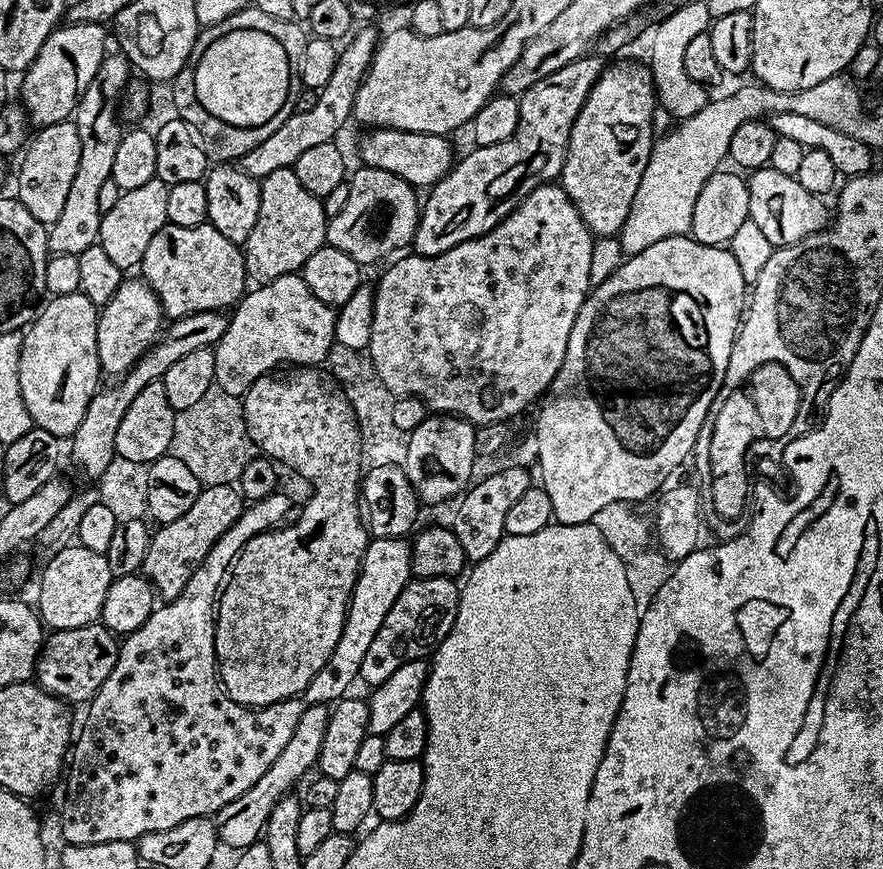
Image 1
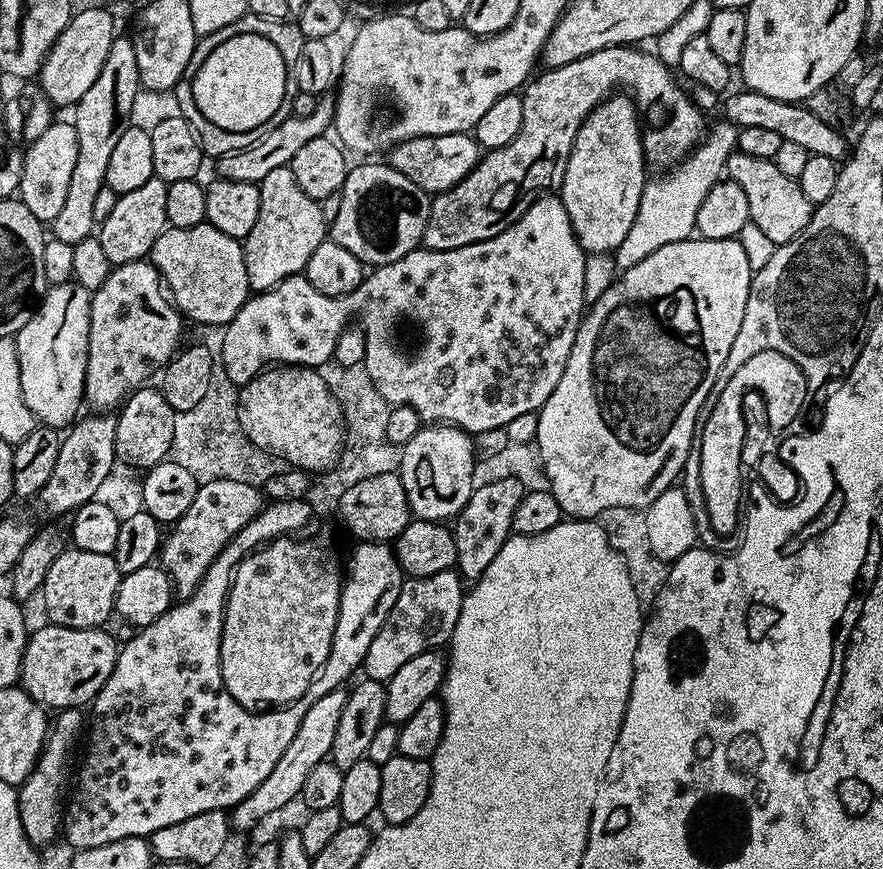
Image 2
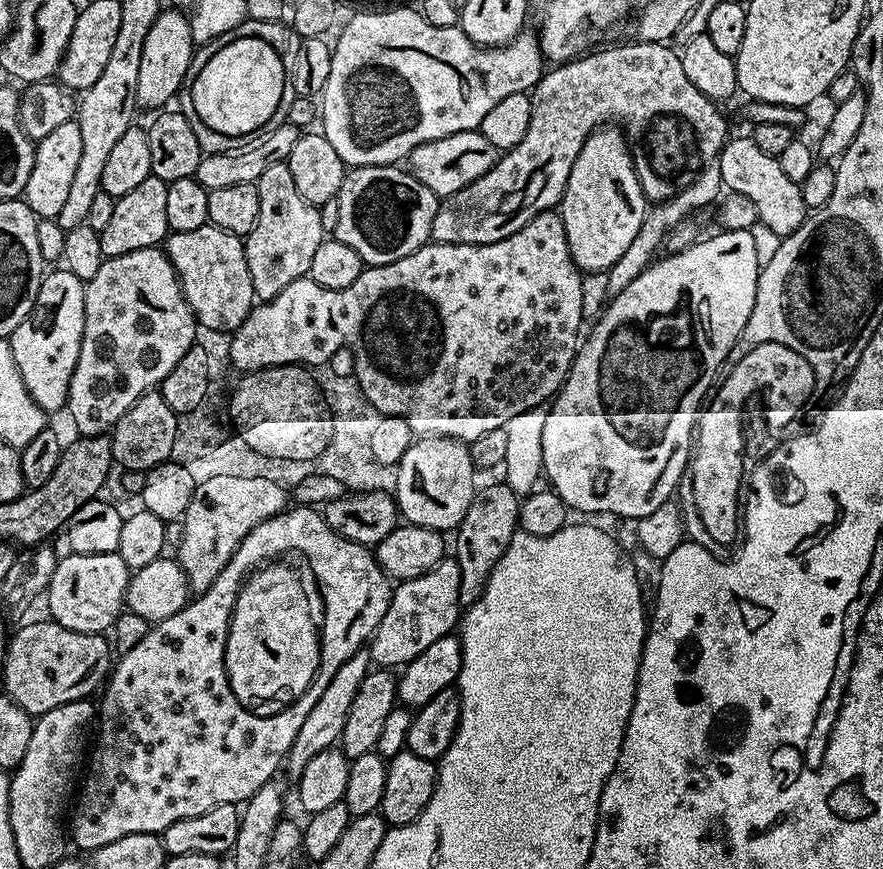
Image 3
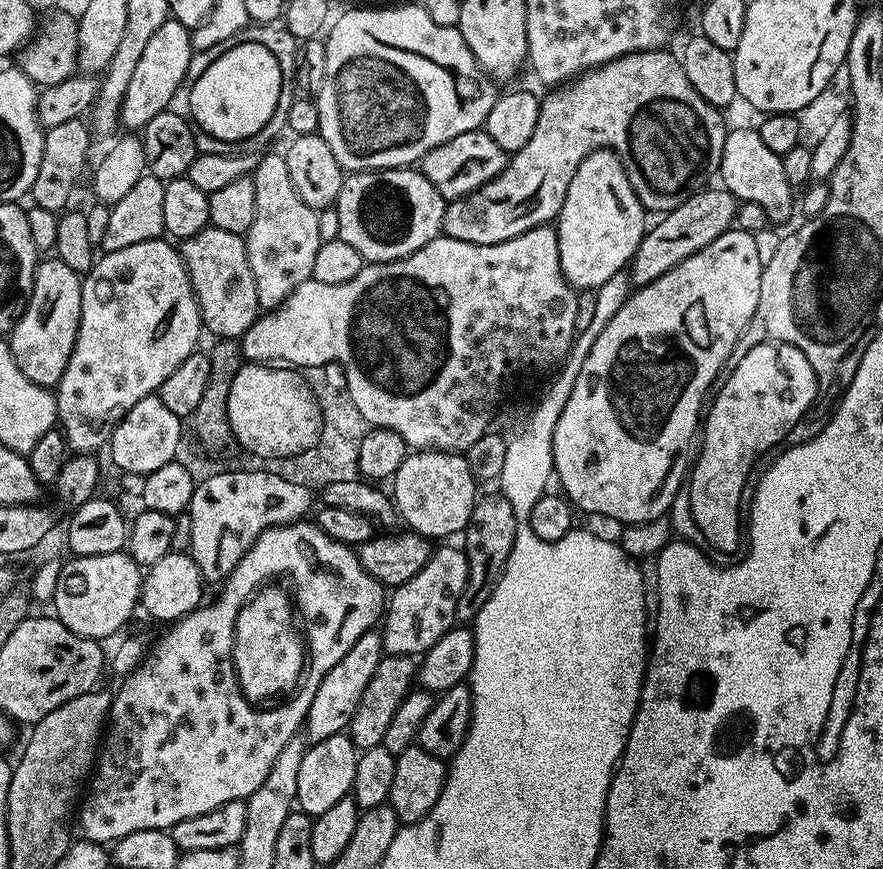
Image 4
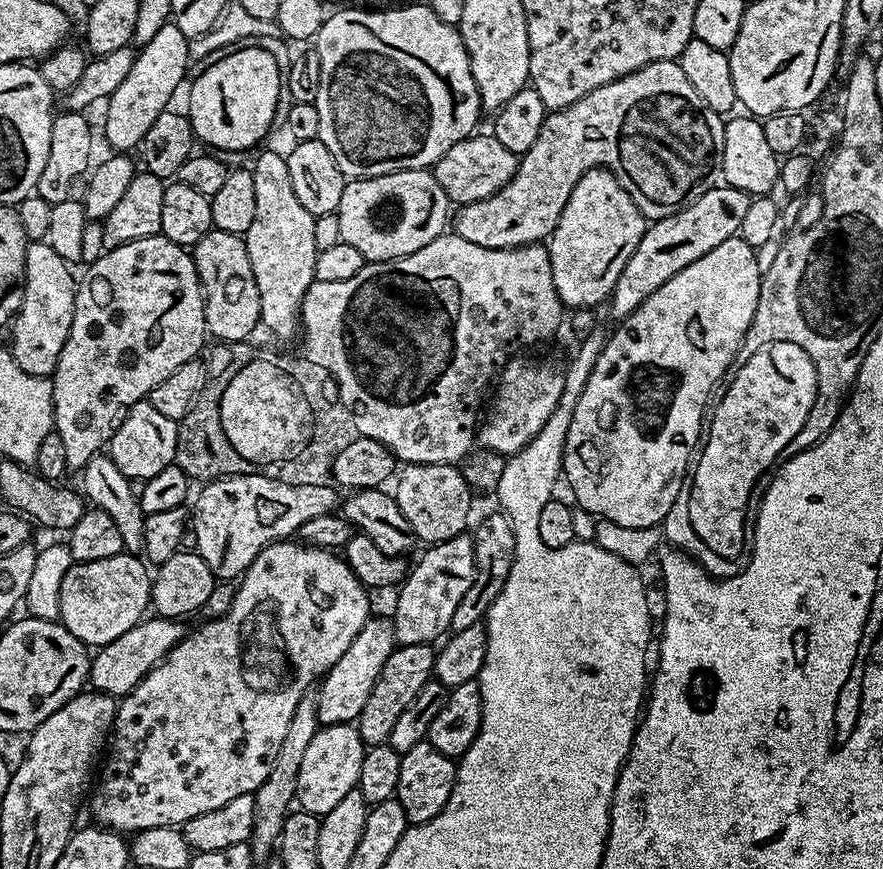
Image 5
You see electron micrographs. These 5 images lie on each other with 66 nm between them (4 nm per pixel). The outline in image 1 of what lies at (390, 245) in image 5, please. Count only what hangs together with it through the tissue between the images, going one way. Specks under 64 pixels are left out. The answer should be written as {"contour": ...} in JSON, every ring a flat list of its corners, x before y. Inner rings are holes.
{"contour":[[363,166,347,181,348,193,342,211,334,214,326,224,327,247,337,248,349,256,359,257,360,251,368,244,372,236,372,223,379,212,392,208,392,244,400,248,403,244,411,245,416,227,420,224,421,201,416,200,417,189,407,179,395,176,381,168]]}

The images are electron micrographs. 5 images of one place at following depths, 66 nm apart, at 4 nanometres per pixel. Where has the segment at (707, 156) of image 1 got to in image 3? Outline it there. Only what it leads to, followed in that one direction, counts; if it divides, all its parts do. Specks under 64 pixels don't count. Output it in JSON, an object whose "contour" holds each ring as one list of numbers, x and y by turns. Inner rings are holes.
{"contour":[[709,166,701,170,696,178,690,182,690,186,686,186,678,195,673,196,670,200,657,203,656,208,645,215,642,226,635,235,634,240,630,242,630,246,626,249,626,254,622,254,622,258,618,258,618,262,614,262,614,266,610,266,607,270,609,276,609,297,616,296,622,289,630,284,642,272,642,270,653,263,656,247,665,243,666,237,677,224,685,223,689,219,691,212,696,212,699,208,710,203,712,199,719,197,722,192,720,182,719,167]]}

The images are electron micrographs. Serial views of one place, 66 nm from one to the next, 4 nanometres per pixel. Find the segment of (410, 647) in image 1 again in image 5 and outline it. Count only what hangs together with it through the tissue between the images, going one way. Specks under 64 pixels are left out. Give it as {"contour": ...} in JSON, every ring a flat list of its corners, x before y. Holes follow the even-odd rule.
{"contour":[[461,534,423,550,425,552,421,554,420,561,409,567,403,584,399,585,395,593,396,613,391,613,390,616,397,645,405,644,413,649,418,644,439,641,451,629,458,602,462,602,466,590,470,590,470,586,476,583,476,563,471,535]]}

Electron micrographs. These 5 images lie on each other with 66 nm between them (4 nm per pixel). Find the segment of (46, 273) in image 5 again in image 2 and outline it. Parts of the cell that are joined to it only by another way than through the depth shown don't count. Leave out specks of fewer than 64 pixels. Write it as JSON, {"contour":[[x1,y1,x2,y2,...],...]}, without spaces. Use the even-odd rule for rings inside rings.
{"contour":[[69,282,53,284,43,293,39,301,40,309,28,316,26,326,16,333,16,353,20,367,22,394,26,406,41,425,64,430,77,419,80,404,85,403,84,379,86,378,86,362,88,361,88,339,90,338,90,306,92,298,89,289,82,285]]}

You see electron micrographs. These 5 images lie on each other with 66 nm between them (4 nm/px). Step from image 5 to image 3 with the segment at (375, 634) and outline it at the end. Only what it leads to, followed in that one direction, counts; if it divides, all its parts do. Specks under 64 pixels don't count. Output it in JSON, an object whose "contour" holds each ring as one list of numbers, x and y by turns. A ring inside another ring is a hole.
{"contour":[[361,650,346,658,346,662,338,666,338,674,330,678,330,686,322,690,322,698,314,702,309,713,299,717,298,738,294,738,286,757,286,772,288,768,292,778,298,778,302,770,306,770,314,754,322,754,322,750,333,747,339,741,342,726,346,726,346,714,350,714,350,702,354,702,354,694,358,694,358,686,362,686,362,678,366,678,366,674,372,667,371,651]]}

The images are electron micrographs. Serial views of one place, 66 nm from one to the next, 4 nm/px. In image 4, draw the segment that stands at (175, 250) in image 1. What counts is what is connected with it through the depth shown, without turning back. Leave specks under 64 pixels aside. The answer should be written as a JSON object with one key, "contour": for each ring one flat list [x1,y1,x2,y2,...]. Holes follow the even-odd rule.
{"contour":[[214,227,203,228,198,234,188,237,179,245,180,255,184,257,184,265,192,283,196,300,200,304,200,319,203,327,212,331,219,338,239,338,261,315,258,302,258,290,254,282,254,274,248,261,248,246,244,236,235,236,226,230]]}

